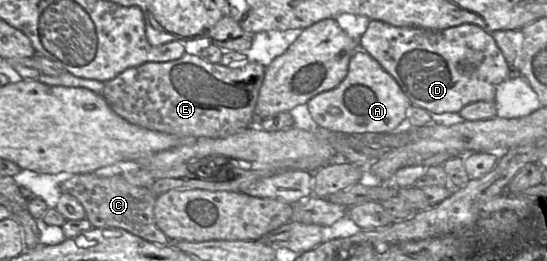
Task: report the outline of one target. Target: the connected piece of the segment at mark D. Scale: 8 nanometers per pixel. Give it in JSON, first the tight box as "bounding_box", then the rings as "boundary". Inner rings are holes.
{"bounding_box":[359,20,510,118],"boundary":[[[370,20],[359,39],[359,48],[368,52],[396,80],[411,106],[427,110],[434,118],[455,118],[466,105],[477,101],[494,101],[498,85],[508,78],[510,64],[491,33],[465,23],[444,30],[398,27],[379,20]]]}

